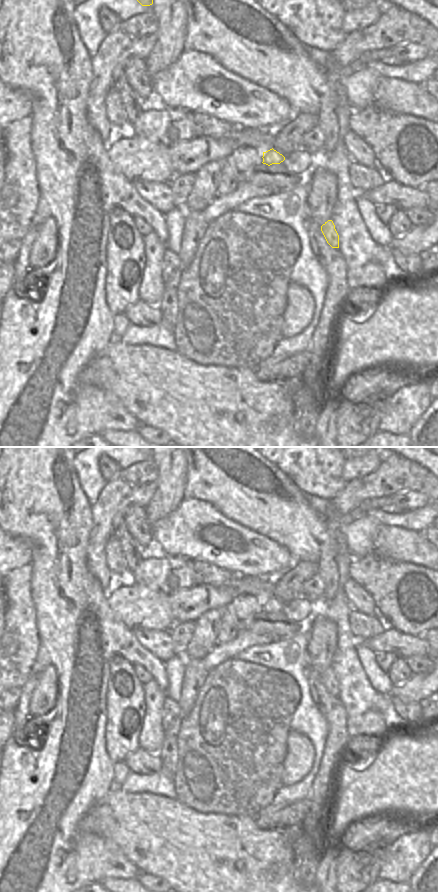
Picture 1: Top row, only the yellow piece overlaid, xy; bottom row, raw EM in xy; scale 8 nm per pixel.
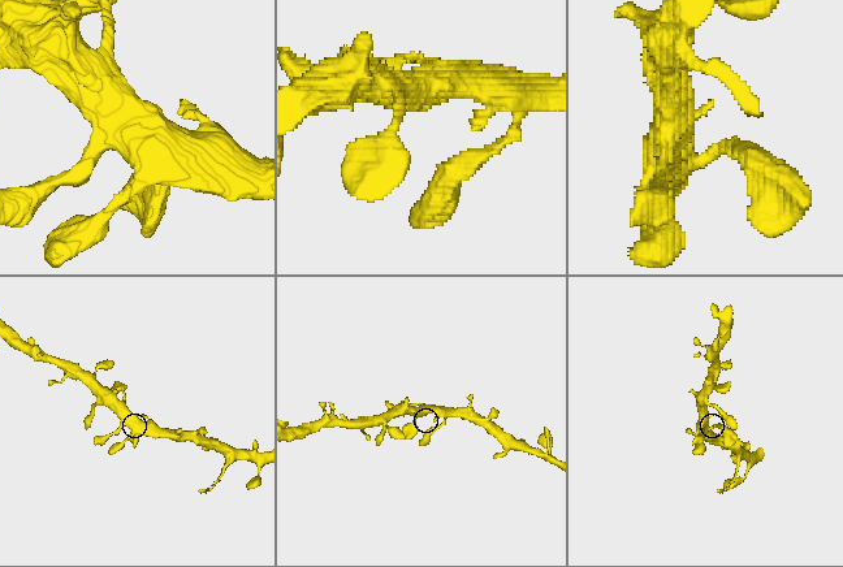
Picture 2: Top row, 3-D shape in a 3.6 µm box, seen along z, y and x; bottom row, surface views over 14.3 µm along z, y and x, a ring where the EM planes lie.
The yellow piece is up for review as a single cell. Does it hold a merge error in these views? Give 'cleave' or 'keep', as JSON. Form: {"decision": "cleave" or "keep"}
{"decision": "keep"}

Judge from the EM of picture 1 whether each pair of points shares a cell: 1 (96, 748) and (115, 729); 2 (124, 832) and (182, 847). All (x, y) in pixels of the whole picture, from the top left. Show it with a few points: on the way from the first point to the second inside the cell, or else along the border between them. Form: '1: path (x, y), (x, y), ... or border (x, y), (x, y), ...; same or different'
1: border (106, 717), (106, 752), (114, 761); different
2: path (138, 832), (154, 832), (168, 839); same

